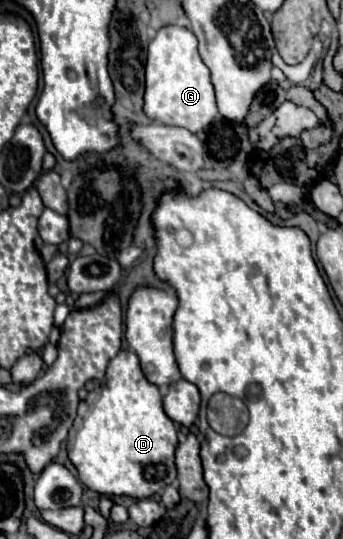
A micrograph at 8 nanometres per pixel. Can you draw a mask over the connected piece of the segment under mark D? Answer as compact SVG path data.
M121 351L109 361L103 385L93 409L67 439L67 457L79 473L79 481L103 495L143 499L161 493L177 477L173 461L177 429L163 411L159 389L143 377L133 351Z

